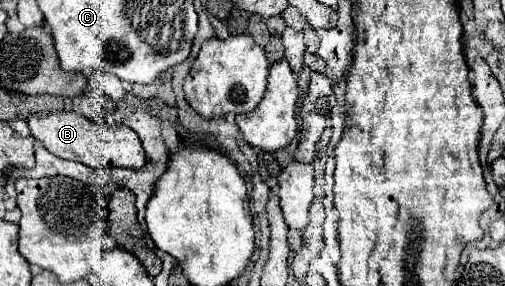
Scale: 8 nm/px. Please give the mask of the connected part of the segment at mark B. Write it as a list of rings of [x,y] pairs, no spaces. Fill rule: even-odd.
[[[58,110],[58,112],[42,112],[34,114],[28,118],[30,132],[36,140],[44,144],[48,152],[52,152],[58,158],[66,160],[76,160],[92,168],[112,168],[112,166],[122,166],[122,168],[142,168],[144,166],[144,150],[140,146],[138,134],[124,126],[106,126],[92,122],[76,112],[68,110]]]

